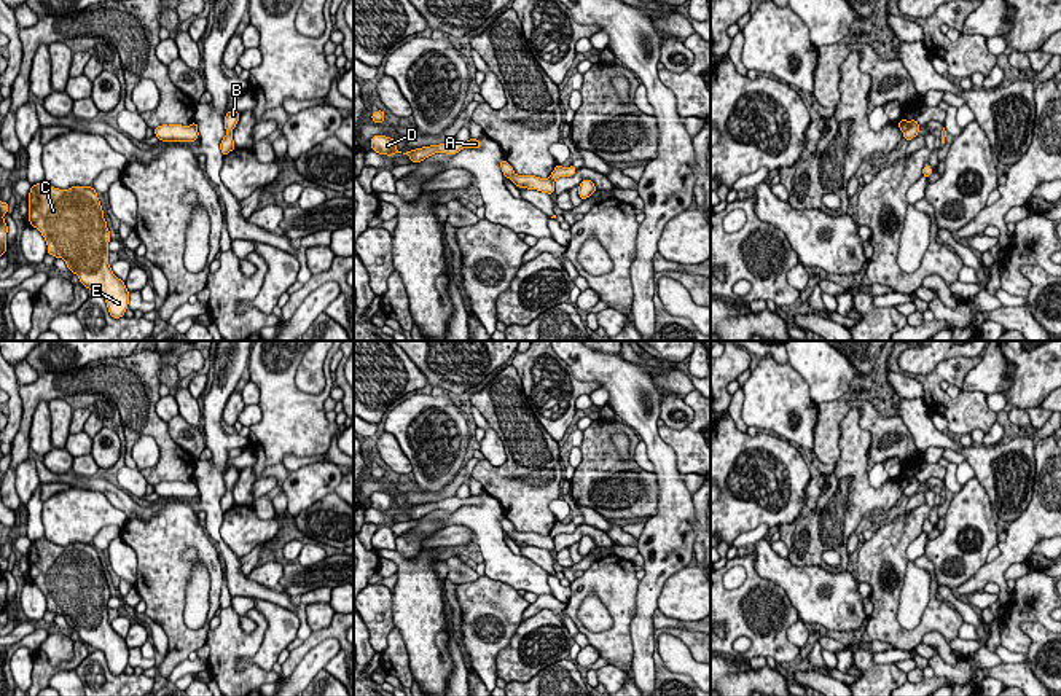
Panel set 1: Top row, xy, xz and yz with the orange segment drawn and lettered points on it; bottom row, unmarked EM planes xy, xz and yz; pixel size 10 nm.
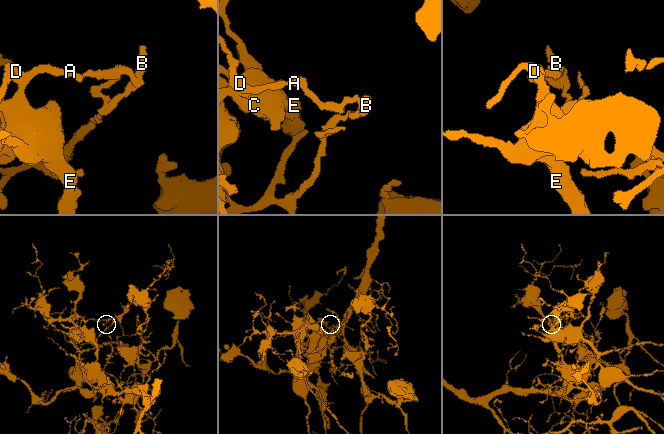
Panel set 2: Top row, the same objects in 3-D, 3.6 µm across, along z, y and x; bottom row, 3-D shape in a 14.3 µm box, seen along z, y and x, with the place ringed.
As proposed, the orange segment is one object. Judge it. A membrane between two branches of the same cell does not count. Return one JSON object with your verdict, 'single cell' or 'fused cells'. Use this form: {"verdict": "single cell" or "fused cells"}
{"verdict": "fused cells"}

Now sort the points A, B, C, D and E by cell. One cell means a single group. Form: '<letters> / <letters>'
A C D E / B

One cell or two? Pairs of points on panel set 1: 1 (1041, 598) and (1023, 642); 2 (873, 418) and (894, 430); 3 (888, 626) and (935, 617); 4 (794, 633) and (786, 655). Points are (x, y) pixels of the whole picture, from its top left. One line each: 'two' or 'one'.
1: one
2: one
3: one
4: two

